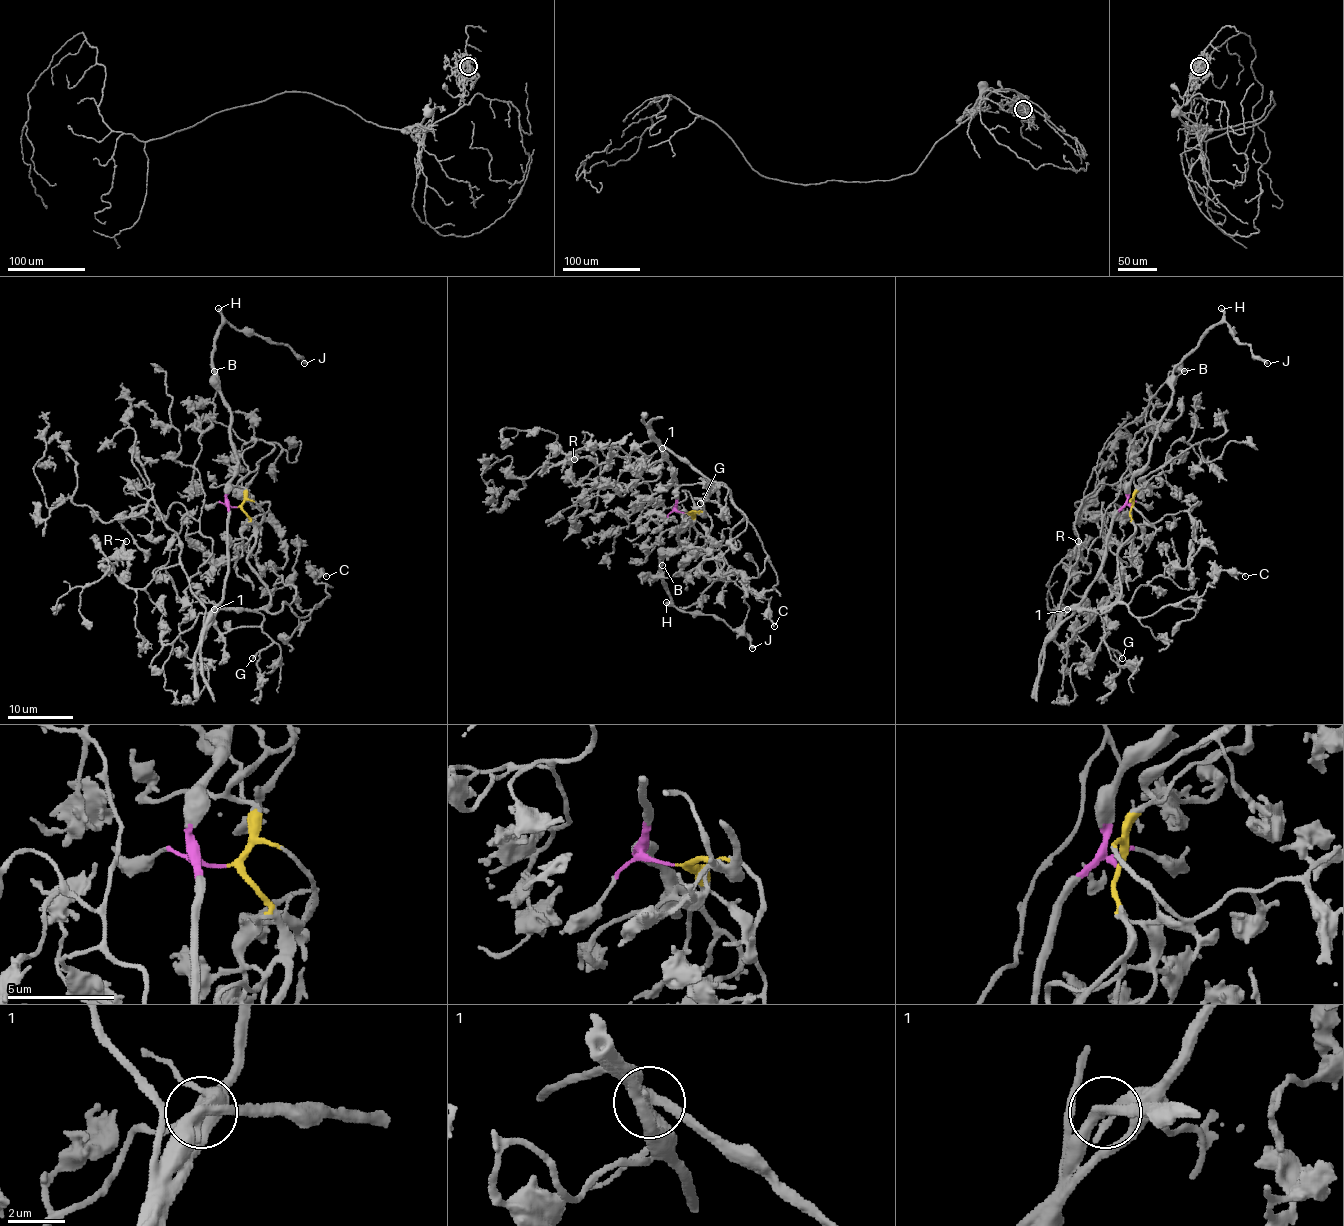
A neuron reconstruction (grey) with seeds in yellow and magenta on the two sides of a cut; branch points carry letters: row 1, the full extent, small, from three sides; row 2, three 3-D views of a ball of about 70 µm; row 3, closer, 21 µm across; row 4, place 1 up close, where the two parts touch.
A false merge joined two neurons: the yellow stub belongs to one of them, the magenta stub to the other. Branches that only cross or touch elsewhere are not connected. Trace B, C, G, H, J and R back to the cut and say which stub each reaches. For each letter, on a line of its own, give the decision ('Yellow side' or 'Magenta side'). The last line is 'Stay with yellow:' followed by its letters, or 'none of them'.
B: Magenta side
C: Yellow side
G: Yellow side
H: Magenta side
J: Magenta side
R: Yellow side
Stay with yellow: C, G, R

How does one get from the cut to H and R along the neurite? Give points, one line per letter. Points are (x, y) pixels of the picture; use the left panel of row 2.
H: (236, 506), (227, 503), (226, 483), (237, 462), (231, 411), (214, 367), (213, 337), (223, 318), (218, 308)
R: (237, 506), (254, 527), (247, 563), (270, 598), (257, 609), (206, 612), (180, 565), (129, 588), (126, 540)

